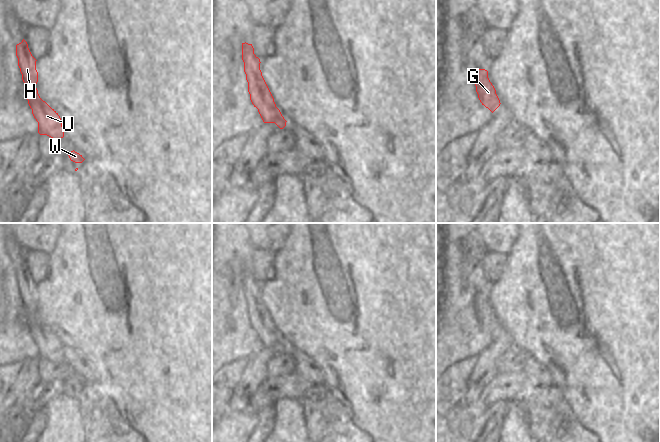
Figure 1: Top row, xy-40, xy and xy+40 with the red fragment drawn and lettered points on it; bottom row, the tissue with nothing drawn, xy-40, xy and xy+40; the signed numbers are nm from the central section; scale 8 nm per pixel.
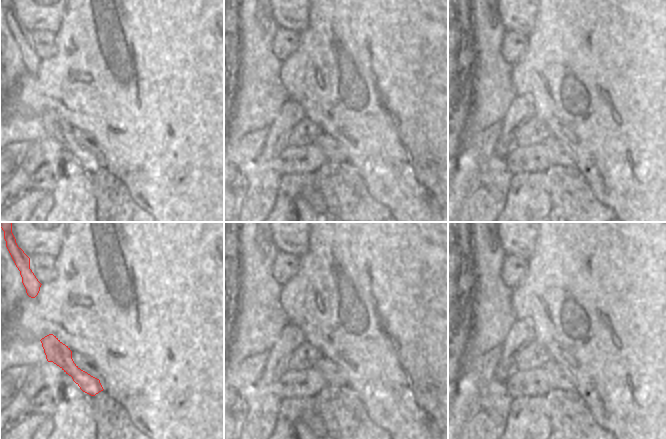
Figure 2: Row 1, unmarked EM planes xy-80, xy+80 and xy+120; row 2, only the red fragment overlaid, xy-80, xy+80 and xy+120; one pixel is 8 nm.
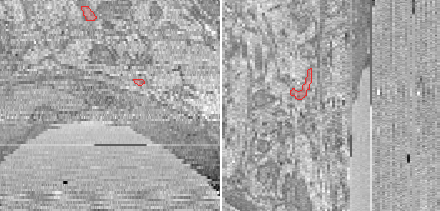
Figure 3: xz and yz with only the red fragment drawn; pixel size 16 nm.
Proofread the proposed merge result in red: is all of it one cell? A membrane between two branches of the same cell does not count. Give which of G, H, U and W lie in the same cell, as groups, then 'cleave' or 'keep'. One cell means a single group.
G H / U W | cleave

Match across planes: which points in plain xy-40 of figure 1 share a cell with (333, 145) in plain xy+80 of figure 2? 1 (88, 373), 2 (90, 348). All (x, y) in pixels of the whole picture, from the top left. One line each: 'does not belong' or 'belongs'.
1: belongs
2: does not belong

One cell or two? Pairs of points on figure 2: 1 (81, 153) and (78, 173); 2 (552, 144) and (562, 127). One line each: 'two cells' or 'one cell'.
1: two cells
2: two cells

